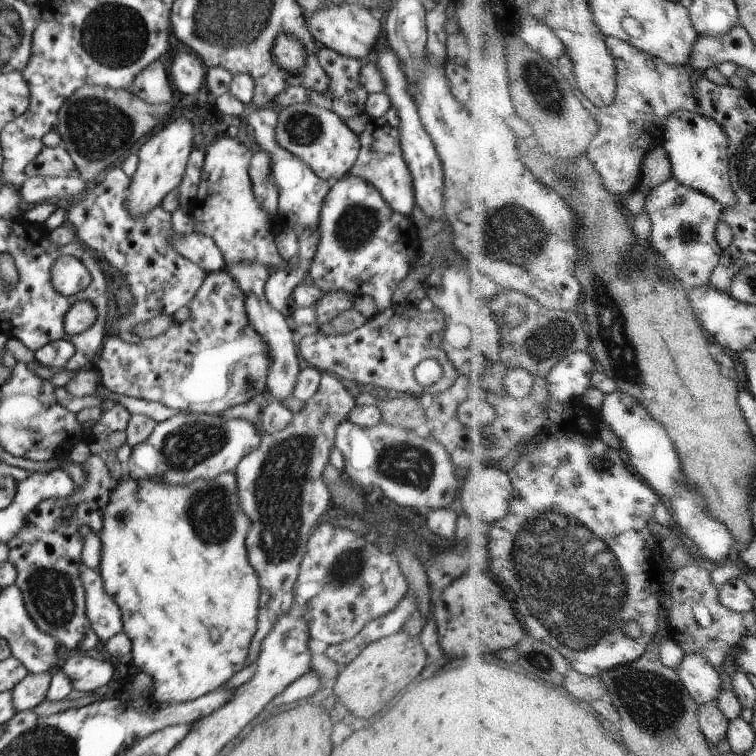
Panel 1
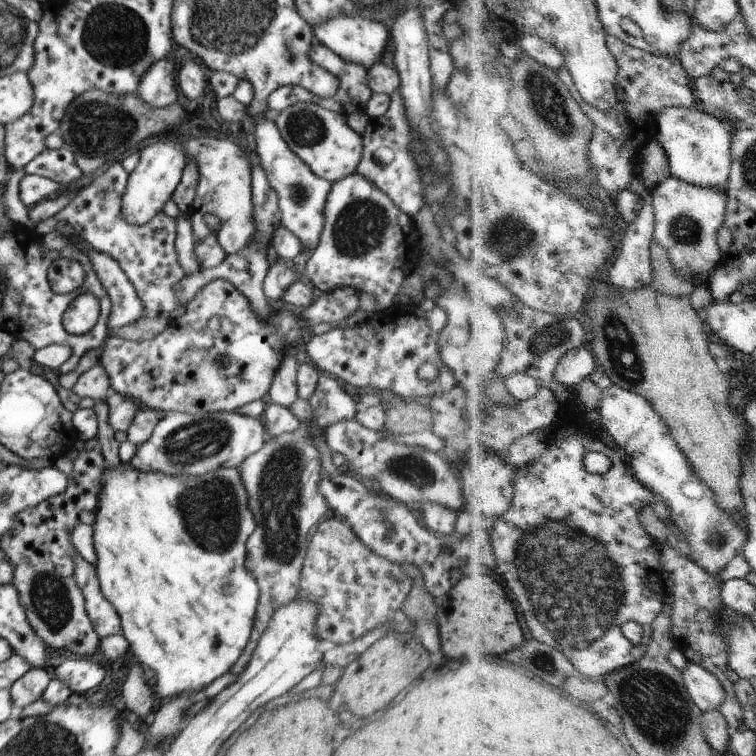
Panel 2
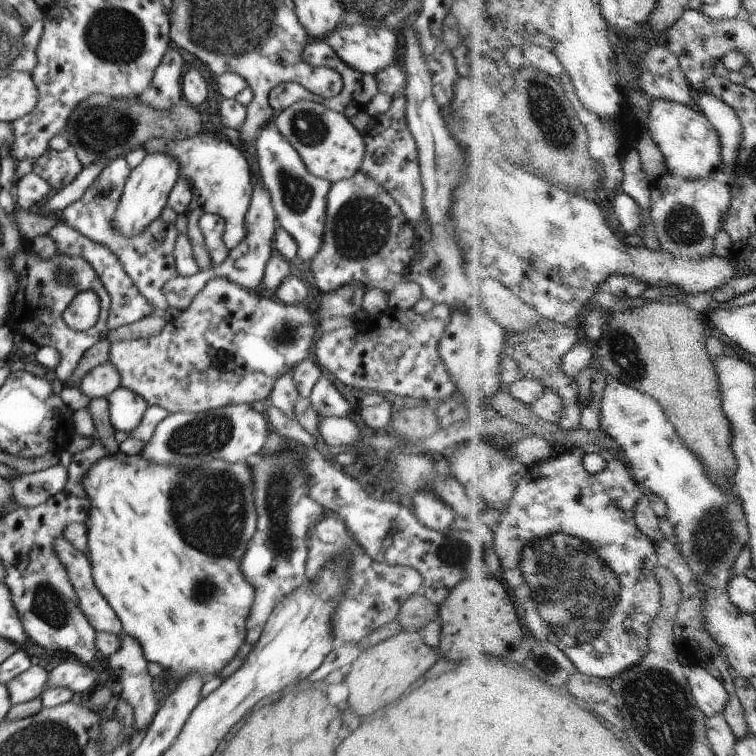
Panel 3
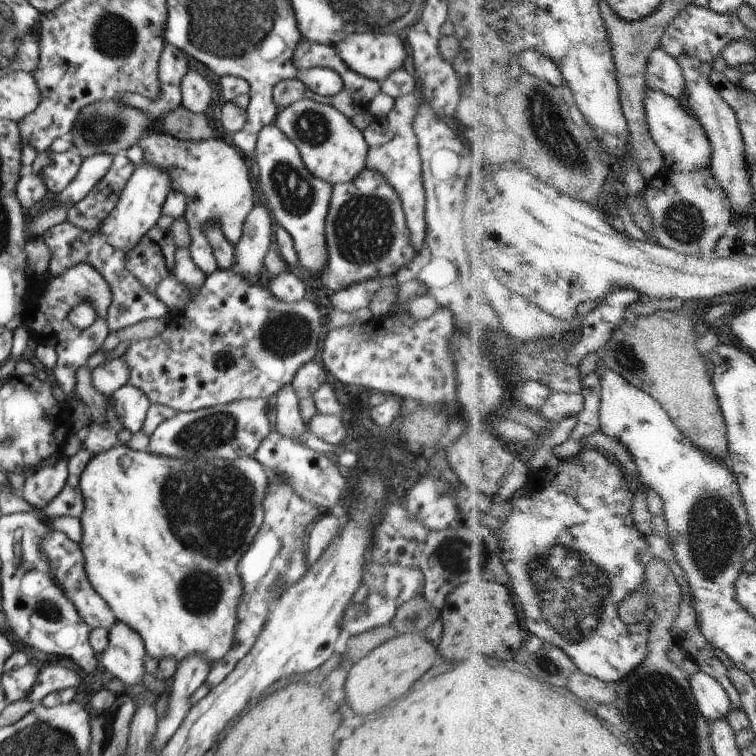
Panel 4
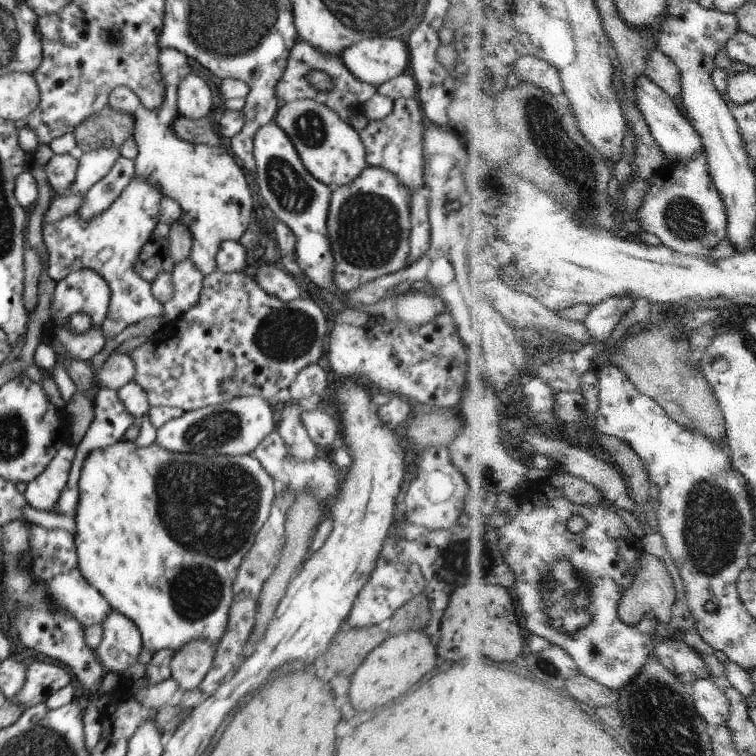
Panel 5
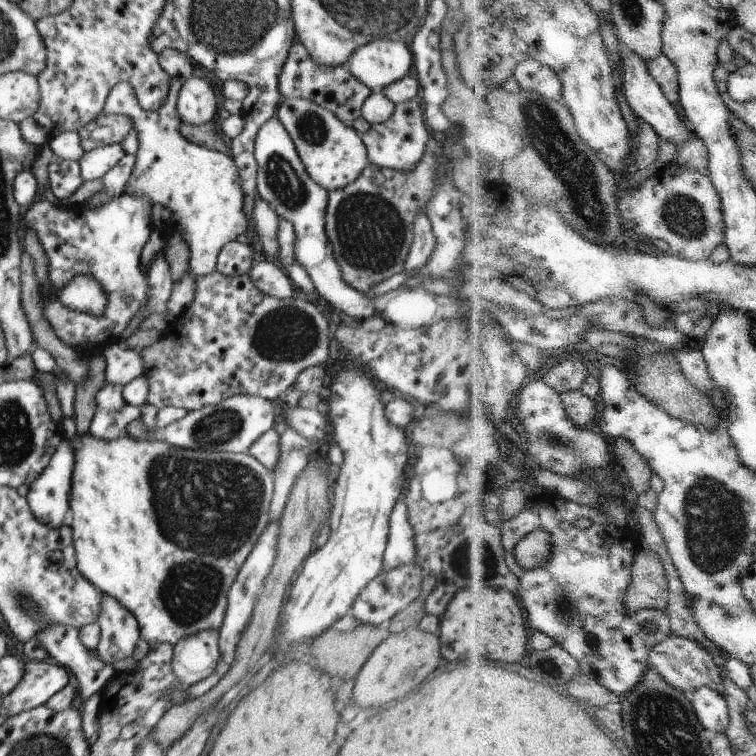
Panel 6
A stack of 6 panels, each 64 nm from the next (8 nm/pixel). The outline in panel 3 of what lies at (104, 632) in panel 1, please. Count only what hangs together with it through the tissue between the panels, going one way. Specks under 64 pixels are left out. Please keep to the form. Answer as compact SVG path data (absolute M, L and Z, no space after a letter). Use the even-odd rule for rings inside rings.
M60 536L54 542L54 550L60 558L60 562L66 568L66 574L70 578L70 584L78 596L78 604L82 614L96 632L108 632L118 635L123 630L122 623L106 599L94 586L92 578L92 566L85 554L78 548L74 548L68 540Z

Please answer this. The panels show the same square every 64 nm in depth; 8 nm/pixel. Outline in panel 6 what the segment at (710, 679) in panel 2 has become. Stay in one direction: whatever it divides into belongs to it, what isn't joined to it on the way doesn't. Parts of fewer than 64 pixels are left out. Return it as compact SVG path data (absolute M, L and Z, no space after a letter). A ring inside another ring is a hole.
M702 686L693 697L702 724L711 736L727 733L732 722L732 710L729 700L718 690Z

